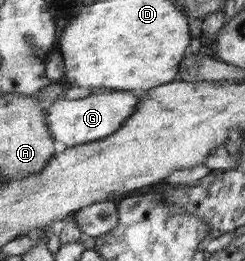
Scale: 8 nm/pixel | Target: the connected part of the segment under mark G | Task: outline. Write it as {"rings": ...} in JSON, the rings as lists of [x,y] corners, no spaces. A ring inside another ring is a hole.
{"rings":[[[107,90],[102,94],[89,95],[76,100],[56,100],[47,108],[47,125],[55,140],[63,142],[68,148],[102,141],[122,128],[131,114],[135,114],[142,98],[127,91]]]}

